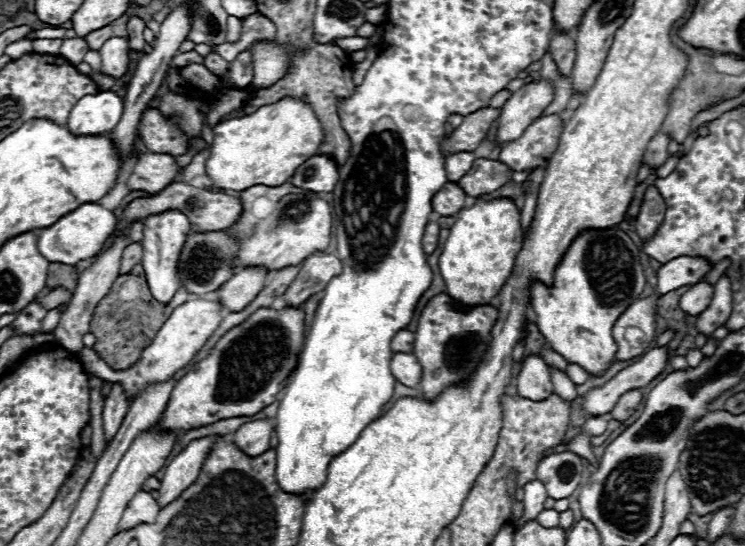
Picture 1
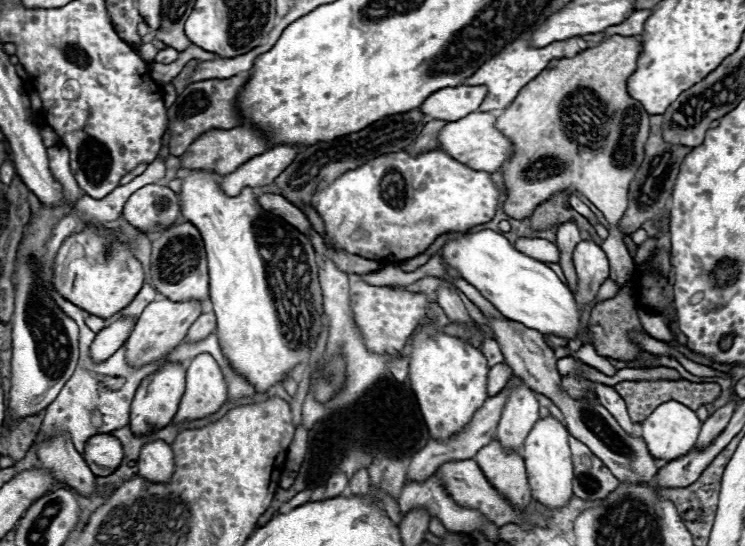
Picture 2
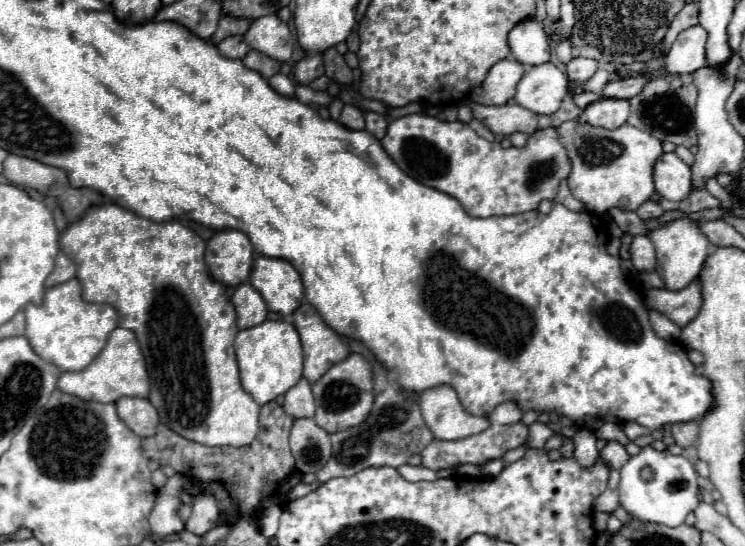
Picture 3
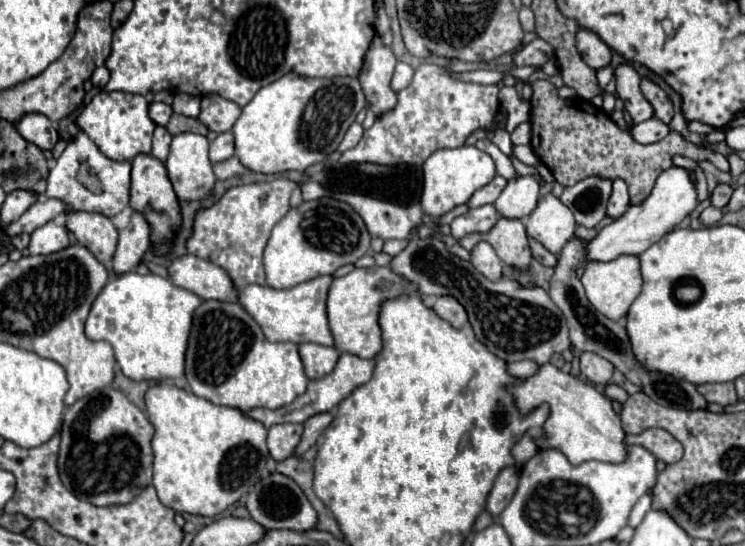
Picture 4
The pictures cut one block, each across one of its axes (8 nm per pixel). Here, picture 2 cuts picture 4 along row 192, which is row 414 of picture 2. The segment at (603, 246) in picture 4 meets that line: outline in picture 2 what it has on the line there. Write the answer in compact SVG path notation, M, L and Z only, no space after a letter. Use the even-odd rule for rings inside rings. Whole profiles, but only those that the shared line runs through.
M670 400L660 404L642 422L642 438L654 458L670 462L684 456L696 444L700 426L702 422L694 410Z

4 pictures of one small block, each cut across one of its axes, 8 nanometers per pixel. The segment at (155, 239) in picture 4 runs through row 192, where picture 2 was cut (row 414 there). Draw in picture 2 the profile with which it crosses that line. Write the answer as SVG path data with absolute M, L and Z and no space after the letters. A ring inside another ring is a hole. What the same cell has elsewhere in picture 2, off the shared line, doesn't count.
M166 362L156 374L150 374L146 380L142 380L130 410L130 428L134 434L144 434L144 428L160 430L172 422L180 406L180 398L184 394L184 378L186 378L186 368L182 364ZM144 386L146 386L146 392L144 392Z

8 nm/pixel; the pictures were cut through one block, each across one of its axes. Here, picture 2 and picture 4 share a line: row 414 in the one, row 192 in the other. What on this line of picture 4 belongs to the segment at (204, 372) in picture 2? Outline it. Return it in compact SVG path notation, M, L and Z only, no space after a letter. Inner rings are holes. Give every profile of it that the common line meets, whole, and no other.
M192 132L176 134L166 158L168 178L180 200L200 200L212 190L216 176L208 158L208 138Z

